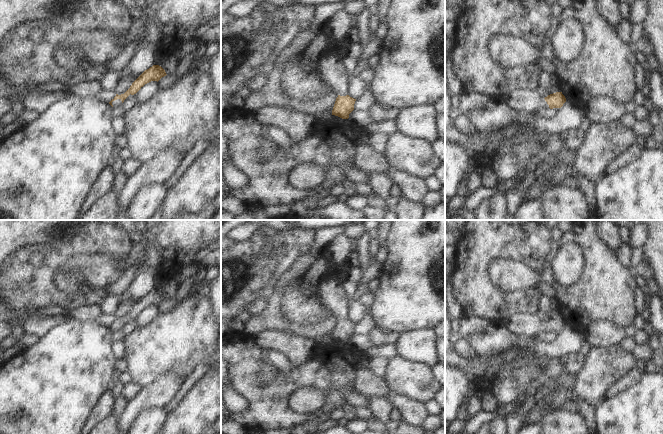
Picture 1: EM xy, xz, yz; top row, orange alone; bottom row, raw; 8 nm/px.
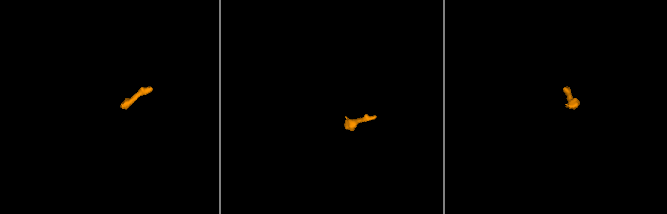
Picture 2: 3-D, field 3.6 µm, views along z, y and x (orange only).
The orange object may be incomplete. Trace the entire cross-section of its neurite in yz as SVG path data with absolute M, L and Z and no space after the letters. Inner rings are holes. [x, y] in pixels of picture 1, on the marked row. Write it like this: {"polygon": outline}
{"polygon": "M515 89L506 95L504 102L515 111L532 113L538 108L561 108L566 98L562 92L556 92L543 98L540 91Z"}

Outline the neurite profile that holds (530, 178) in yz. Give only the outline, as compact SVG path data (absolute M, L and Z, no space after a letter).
M531 172L526 175L526 177L515 186L515 188L520 189L520 190L526 190L529 189L529 187L536 181L537 176L535 175L534 172Z

